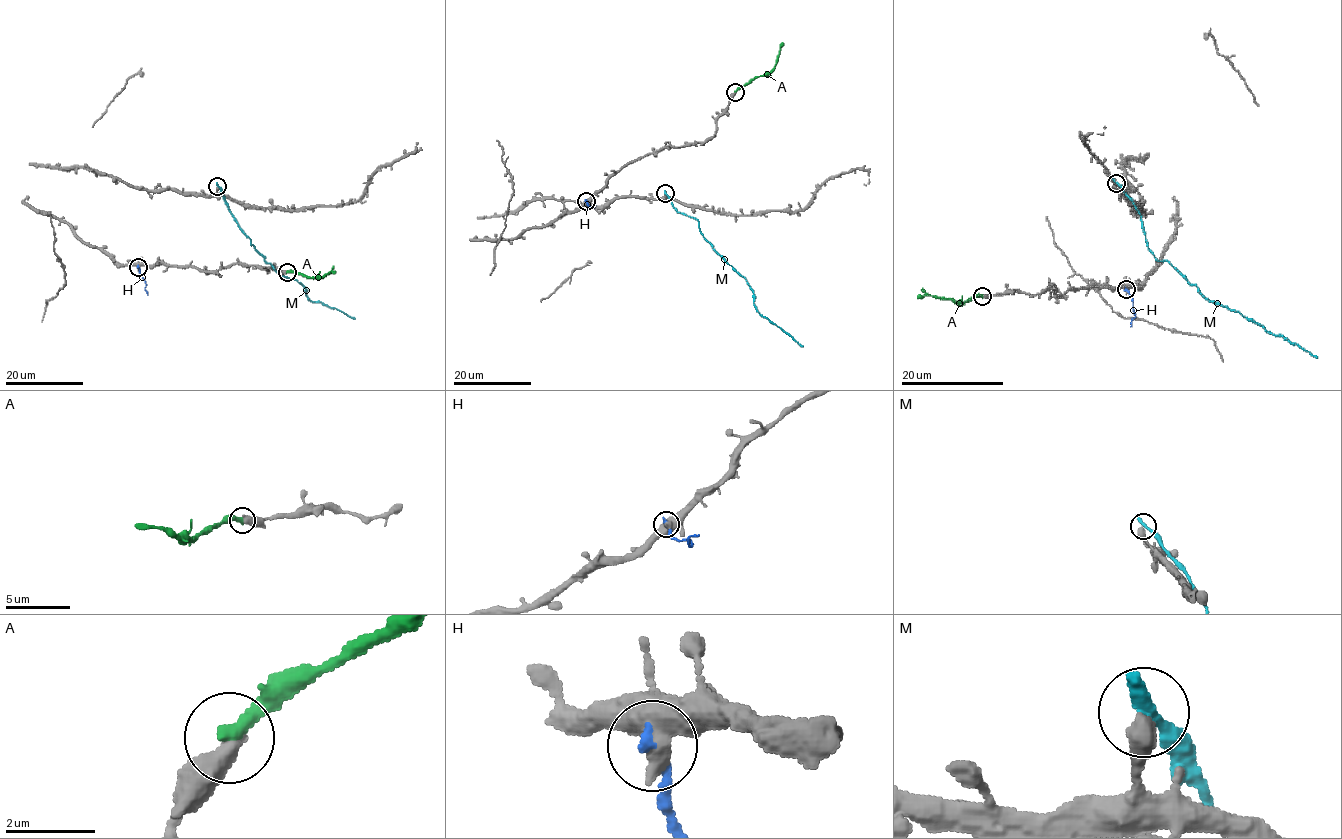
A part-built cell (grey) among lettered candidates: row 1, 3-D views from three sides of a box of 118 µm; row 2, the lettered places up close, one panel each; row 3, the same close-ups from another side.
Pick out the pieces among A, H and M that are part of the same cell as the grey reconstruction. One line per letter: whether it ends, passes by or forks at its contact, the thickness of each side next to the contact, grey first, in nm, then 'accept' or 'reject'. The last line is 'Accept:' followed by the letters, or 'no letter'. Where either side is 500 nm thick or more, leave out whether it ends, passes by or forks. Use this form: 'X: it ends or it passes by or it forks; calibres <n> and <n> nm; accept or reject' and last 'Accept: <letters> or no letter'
A: calibres 500 and 400 nm; accept
H: calibres 750 and 240 nm; reject
M: it ends; calibres 480 and 380 nm; reject
Accept: A

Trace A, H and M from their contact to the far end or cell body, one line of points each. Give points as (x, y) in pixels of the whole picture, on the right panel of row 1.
A: (982, 295), (969, 298), (964, 303), (921, 295), (917, 298)
H: (1126, 289), (1135, 316), (1130, 326)
M: (1116, 183), (1140, 215), (1148, 248), (1159, 261), (1168, 261), (1209, 301), (1317, 357)

